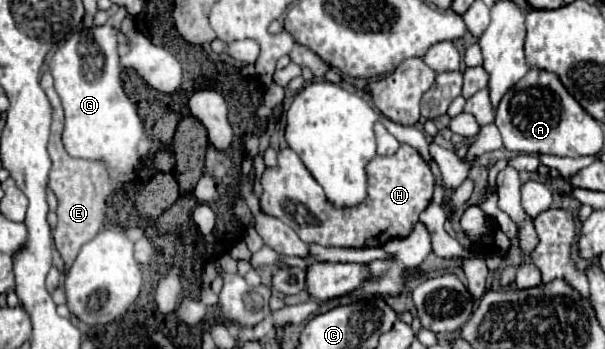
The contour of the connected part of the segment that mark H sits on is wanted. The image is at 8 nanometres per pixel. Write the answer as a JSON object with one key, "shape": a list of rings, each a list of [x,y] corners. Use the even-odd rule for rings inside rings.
{"shape":[[[400,144],[398,152],[392,156],[376,156],[368,168],[368,198],[360,206],[354,208],[334,208],[326,196],[322,186],[312,178],[302,160],[290,148],[280,150],[278,166],[266,168],[262,182],[262,198],[260,208],[264,214],[274,216],[288,224],[304,242],[318,242],[322,246],[342,246],[342,248],[366,248],[366,246],[382,246],[392,238],[406,238],[412,232],[412,226],[418,222],[420,212],[430,204],[434,192],[434,176],[422,156],[408,144]]]}

